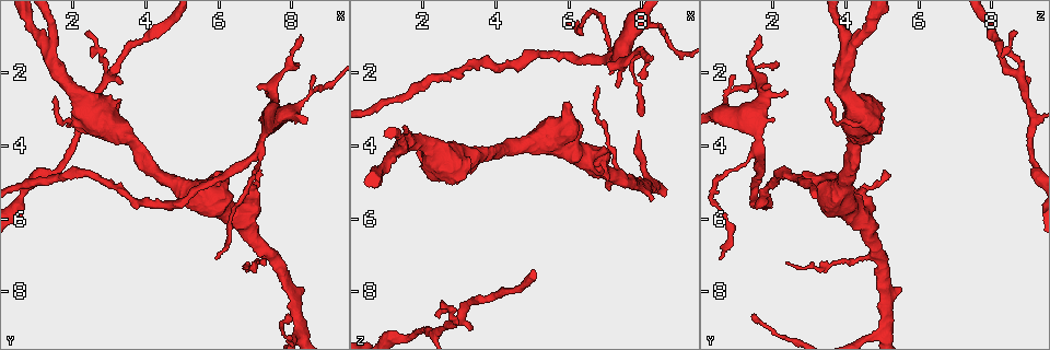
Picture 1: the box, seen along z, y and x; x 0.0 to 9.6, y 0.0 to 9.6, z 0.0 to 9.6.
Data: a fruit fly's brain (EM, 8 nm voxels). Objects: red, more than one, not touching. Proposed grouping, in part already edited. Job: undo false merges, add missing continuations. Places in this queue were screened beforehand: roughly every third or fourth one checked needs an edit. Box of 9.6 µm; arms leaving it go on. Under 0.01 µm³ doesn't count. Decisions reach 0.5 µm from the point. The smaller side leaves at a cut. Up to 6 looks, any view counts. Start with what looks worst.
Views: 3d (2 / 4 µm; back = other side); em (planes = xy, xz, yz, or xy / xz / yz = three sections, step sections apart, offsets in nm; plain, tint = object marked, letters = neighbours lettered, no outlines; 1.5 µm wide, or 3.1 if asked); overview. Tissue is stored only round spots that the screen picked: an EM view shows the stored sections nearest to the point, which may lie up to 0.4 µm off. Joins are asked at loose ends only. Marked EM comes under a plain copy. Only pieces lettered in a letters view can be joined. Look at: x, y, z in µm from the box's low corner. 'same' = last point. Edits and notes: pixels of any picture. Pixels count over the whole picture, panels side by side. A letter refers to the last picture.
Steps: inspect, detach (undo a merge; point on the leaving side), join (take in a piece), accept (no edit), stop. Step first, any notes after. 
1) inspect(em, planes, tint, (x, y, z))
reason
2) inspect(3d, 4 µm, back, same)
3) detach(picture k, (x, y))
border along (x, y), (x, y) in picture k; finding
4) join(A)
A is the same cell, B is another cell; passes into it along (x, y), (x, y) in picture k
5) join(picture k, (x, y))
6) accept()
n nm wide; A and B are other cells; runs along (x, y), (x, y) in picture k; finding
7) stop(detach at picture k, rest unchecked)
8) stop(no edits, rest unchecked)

inspect(3d, 4 µm, (6.75, 7.25, 2.40))
thin end

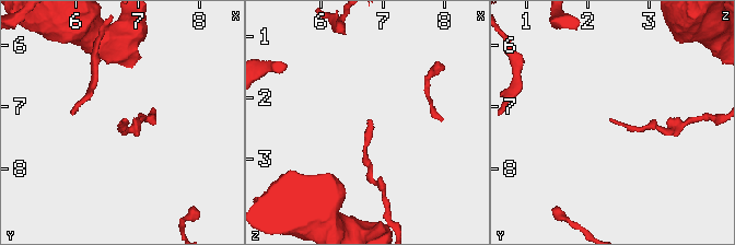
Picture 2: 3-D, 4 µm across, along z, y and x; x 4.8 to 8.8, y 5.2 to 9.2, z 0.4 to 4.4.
inspect(em, planes, letters, (6.80, 7.15, 2.40))
now the EM

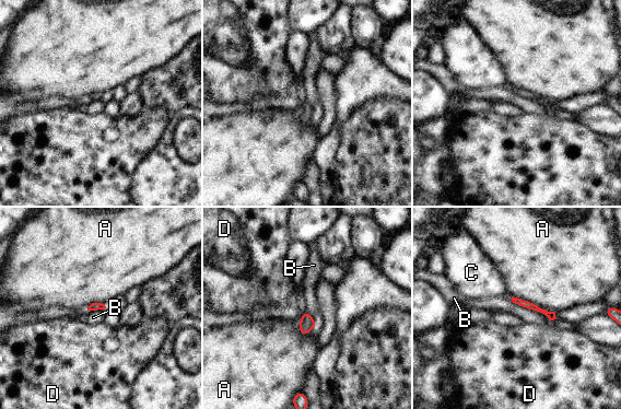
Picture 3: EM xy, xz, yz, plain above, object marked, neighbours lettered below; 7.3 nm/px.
accept()
A, B, C and D are other cells; runs along (515, 300), (543, 311), (552, 317) in picture 3; none of them fits

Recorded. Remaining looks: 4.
inspect(em, planes, letters, (8.05, 1.70, 2.15))
an open end

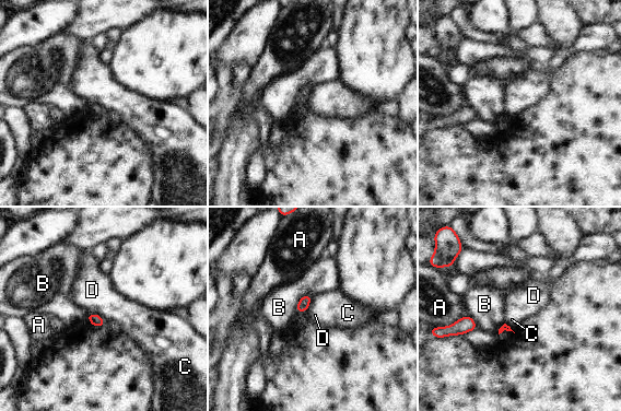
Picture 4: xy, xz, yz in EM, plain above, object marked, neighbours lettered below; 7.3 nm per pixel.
accept()
90 nm wide; A, B, C and D are other cells; border along (88, 313), (96, 313), (105, 321) in picture 4; no lettered piece goes on from it

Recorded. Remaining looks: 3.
inspect(3d, 2 µm, (2.50, 0.85, 8.65))
tapers out

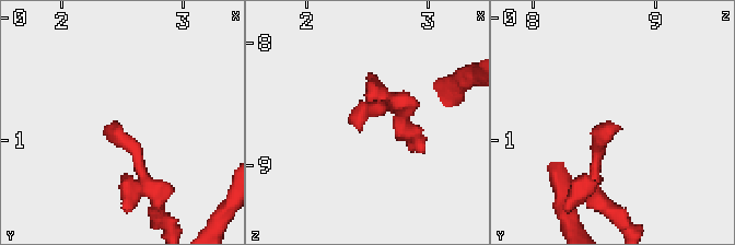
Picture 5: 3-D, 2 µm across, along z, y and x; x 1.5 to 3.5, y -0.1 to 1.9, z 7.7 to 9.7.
inspect(em, planes, letters, (2.46, 0.90, 8.70))
now the EM

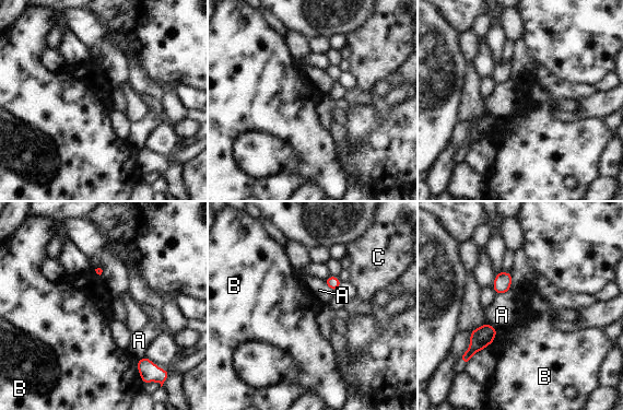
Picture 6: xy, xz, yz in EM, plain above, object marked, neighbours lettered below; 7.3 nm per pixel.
accept()
A, B and C are other cells; border along (497, 331), (493, 341) in picture 6; no lettered piece goes on from it

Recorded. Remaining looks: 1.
stop(no edits, rest unchecked)

